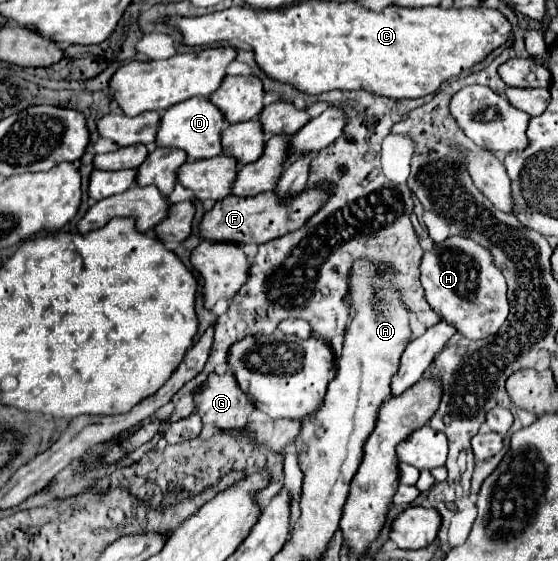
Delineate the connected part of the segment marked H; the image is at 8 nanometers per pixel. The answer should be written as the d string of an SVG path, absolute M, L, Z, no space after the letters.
M449 237L443 243L435 243L433 249L423 255L421 283L423 283L423 289L425 289L425 295L427 295L427 301L429 301L431 309L443 321L453 325L459 335L463 335L467 339L485 339L485 337L497 333L499 327L507 319L509 303L507 303L507 297L505 297L505 293L507 293L505 277L495 267L493 257L489 255L489 251L485 247L481 247L481 245L477 245L469 237Z

